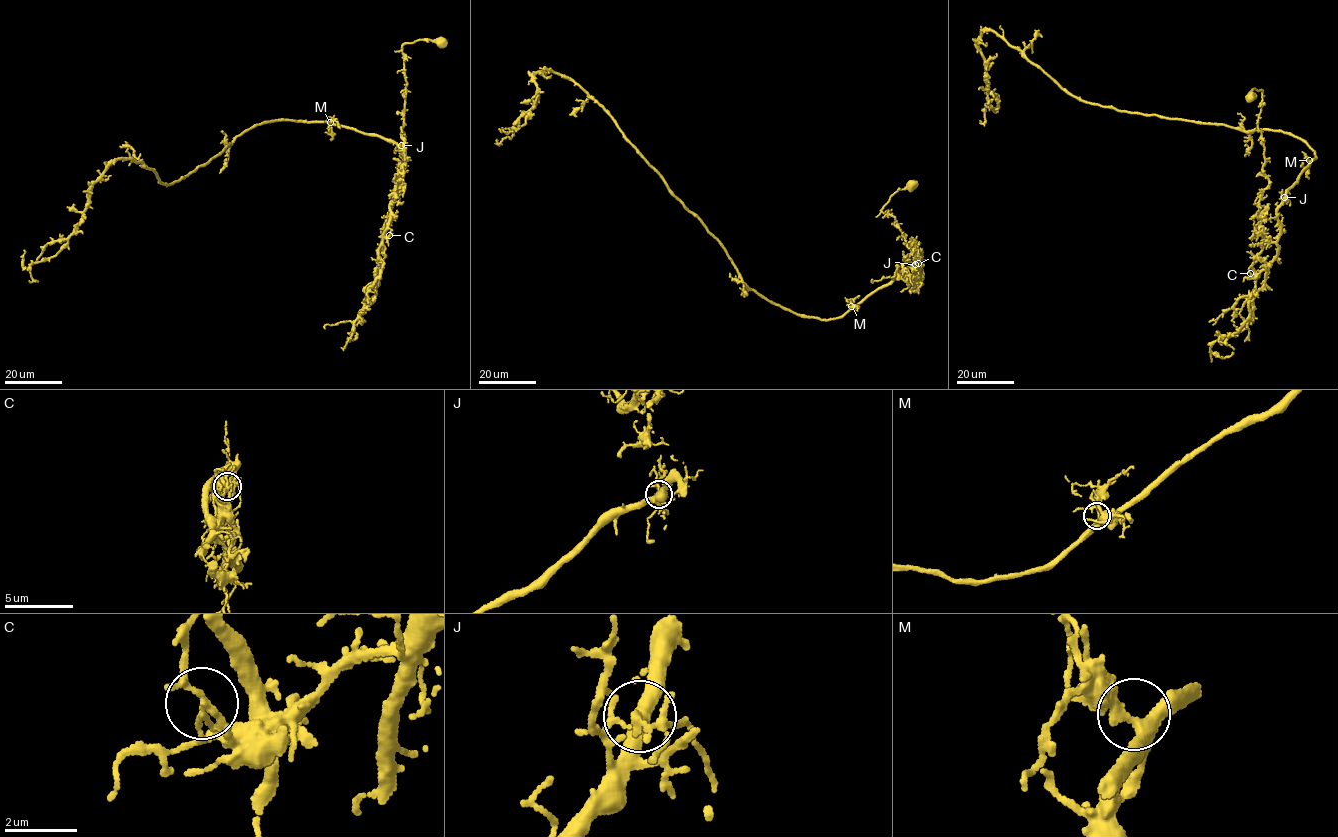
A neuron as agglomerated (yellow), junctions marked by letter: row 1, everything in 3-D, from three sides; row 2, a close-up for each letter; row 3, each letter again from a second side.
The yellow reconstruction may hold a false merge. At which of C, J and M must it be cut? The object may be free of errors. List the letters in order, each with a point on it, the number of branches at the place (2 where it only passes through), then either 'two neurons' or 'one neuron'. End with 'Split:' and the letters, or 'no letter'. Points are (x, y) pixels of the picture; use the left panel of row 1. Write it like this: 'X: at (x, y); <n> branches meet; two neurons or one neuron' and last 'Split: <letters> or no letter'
C: at (389, 235); 5 branches meet; two neurons
J: at (401, 145); 6 branches meet; one neuron
M: at (330, 122); 5 branches meet; one neuron
Split: C

